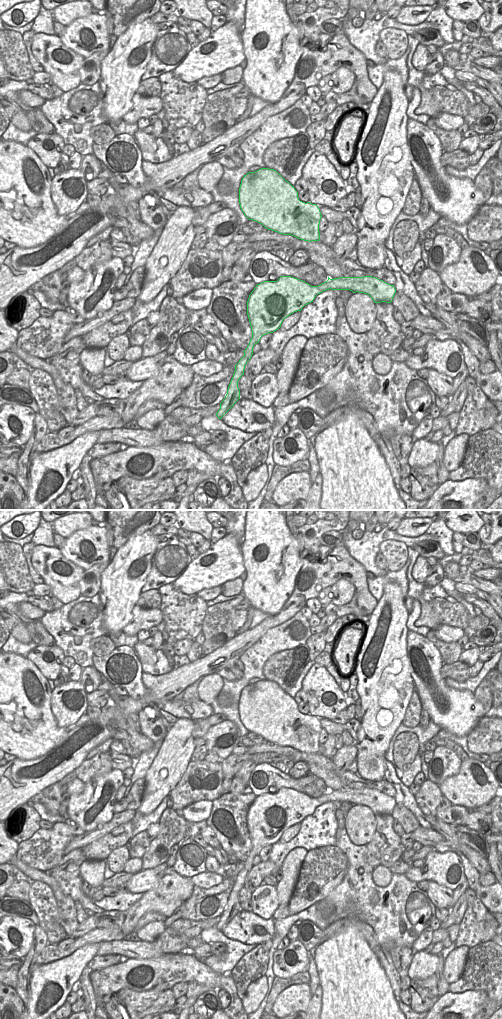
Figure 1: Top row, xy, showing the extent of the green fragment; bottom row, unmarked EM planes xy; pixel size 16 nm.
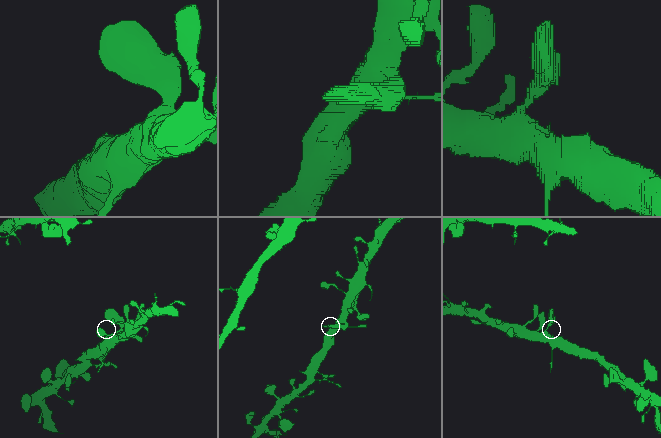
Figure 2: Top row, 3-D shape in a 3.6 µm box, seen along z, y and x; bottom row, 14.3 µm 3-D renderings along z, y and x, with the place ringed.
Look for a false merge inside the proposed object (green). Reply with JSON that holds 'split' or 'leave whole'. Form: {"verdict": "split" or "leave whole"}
{"verdict": "leave whole"}

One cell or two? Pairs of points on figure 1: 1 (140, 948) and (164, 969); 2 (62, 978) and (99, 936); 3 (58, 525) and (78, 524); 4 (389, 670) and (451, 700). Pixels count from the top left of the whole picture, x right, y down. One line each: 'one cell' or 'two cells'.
1: two cells
2: two cells
3: one cell
4: two cells

